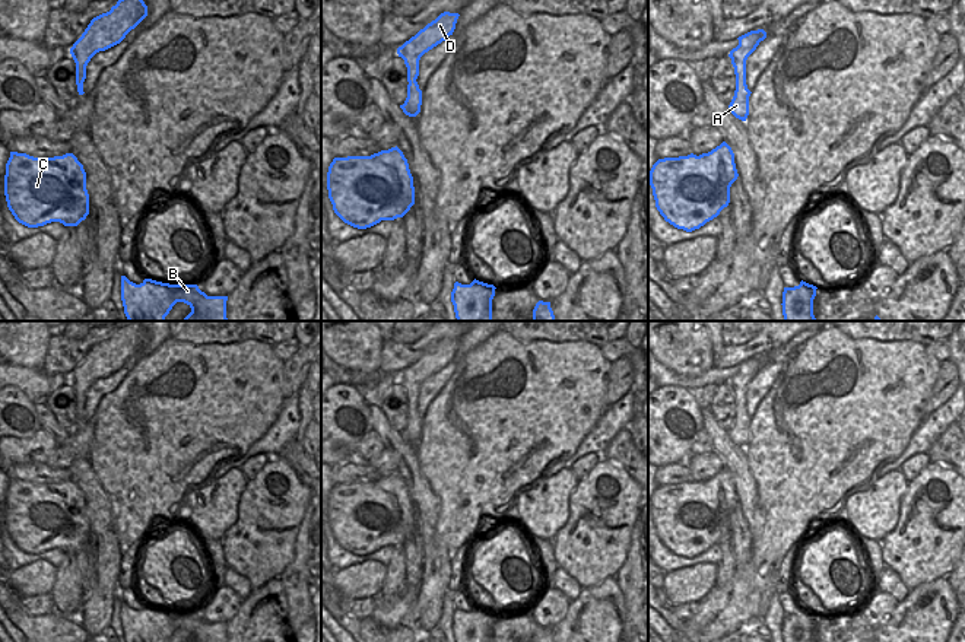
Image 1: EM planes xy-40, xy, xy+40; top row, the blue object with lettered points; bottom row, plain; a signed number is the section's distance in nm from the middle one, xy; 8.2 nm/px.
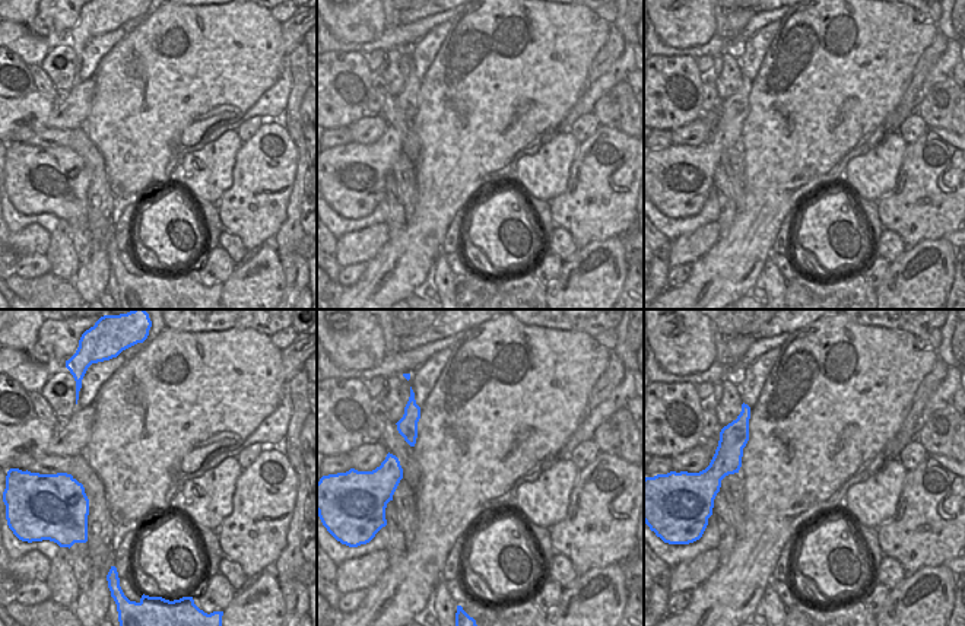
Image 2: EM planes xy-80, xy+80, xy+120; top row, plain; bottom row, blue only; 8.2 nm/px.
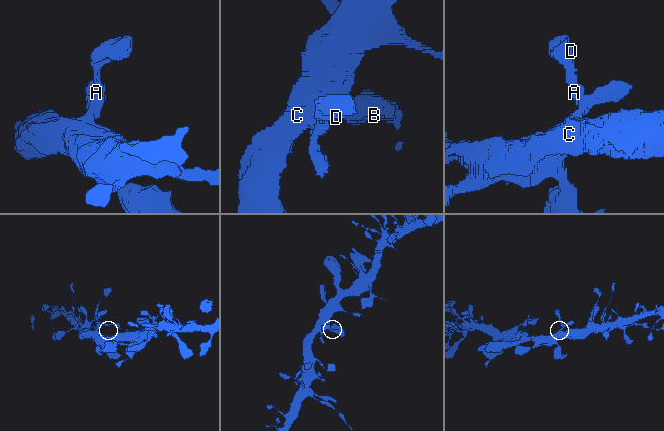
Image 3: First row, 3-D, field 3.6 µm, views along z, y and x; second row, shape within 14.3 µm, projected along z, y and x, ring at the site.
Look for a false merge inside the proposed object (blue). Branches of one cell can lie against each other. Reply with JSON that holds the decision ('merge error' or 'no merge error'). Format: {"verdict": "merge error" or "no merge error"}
{"verdict": "no merge error"}

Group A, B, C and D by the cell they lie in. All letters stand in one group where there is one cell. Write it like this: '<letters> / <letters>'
A B C D

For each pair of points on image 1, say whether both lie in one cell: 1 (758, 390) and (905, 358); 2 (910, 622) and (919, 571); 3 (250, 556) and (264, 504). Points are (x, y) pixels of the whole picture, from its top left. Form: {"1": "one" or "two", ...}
{"1": "two", "2": "two", "3": "one"}

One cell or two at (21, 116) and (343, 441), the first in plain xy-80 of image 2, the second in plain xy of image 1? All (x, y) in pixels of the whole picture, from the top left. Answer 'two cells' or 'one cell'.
two cells

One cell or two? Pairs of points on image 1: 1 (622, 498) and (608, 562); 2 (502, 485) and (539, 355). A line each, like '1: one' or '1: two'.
1: one
2: one

